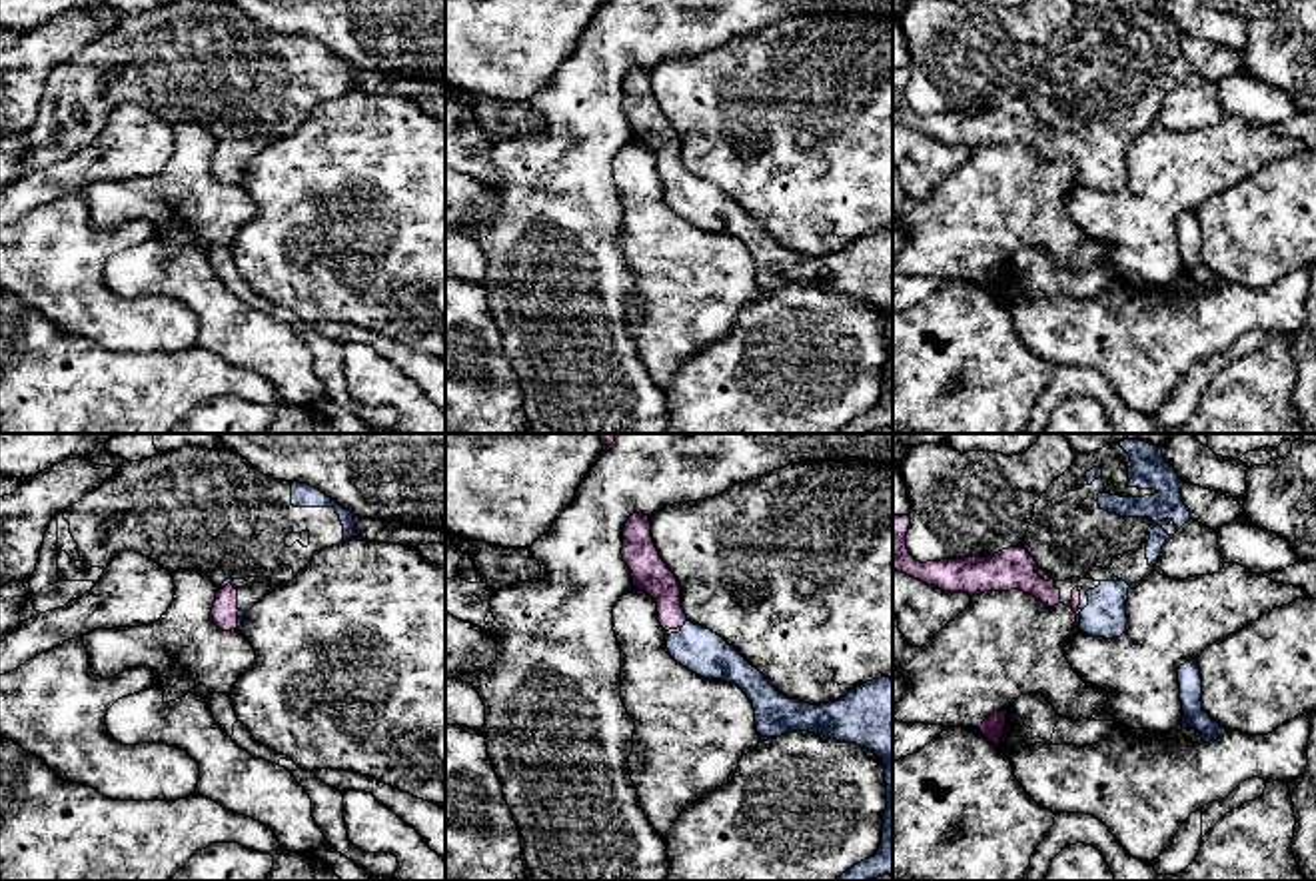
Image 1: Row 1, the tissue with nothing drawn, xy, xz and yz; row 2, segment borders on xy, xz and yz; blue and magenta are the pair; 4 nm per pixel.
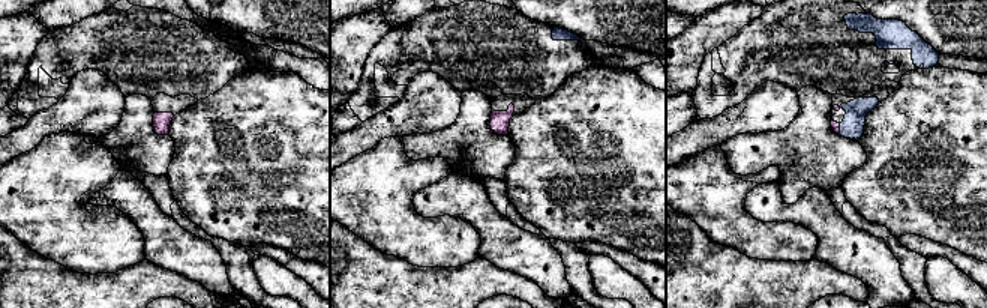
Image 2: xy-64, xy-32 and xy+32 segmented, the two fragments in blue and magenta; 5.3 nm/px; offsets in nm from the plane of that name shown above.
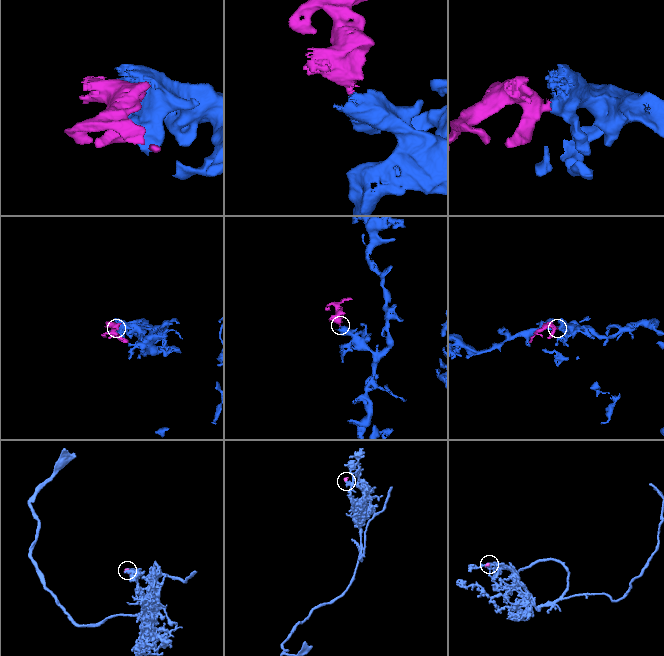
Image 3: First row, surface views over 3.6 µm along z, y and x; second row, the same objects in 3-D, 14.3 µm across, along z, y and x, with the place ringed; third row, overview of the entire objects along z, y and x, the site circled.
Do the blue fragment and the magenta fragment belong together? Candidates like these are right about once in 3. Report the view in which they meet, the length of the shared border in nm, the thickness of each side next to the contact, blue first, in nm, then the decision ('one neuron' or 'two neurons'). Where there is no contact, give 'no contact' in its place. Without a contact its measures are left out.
yz | 70 nm | 170/50 nm | one neuron

